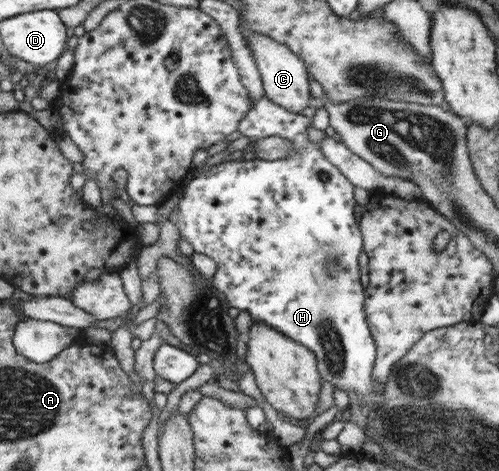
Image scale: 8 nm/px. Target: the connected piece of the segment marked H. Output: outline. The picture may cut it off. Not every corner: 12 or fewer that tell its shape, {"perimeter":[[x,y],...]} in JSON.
{"perimeter":[[261,97],[175,226],[210,285],[382,402],[353,186]]}

